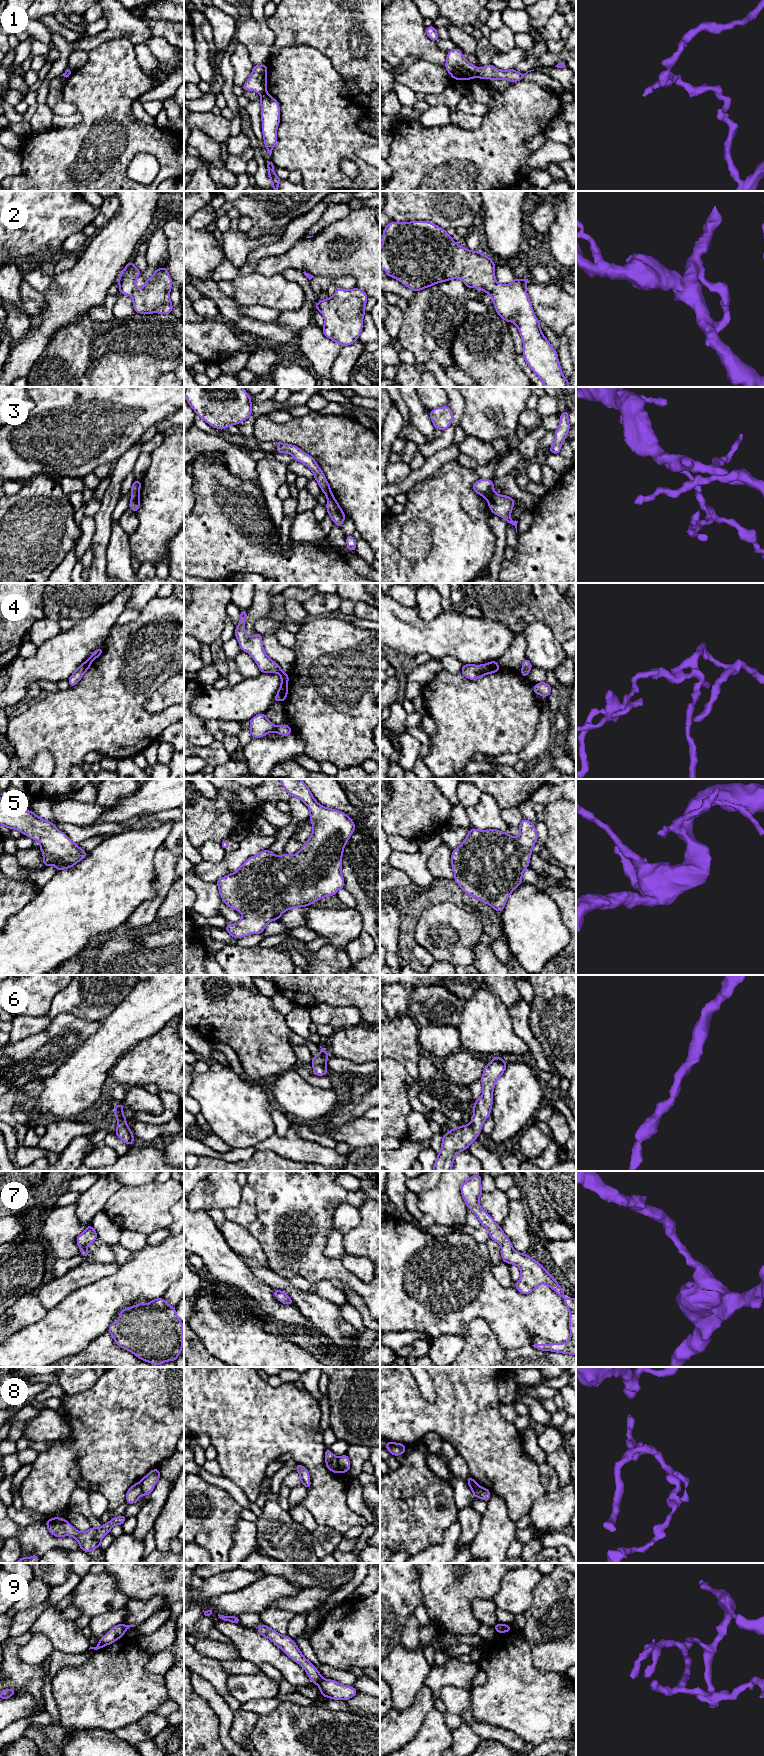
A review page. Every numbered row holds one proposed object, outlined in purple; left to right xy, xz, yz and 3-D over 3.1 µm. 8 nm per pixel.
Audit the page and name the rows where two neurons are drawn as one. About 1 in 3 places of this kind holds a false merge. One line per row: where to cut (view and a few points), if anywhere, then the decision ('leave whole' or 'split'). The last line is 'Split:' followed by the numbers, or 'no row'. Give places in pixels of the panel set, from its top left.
1: cut yz (476, 69), (478, 76); split
2: cut none; leave whole
3: cut yz (496, 494), (488, 500); split
4: cut xz (286, 673), (283, 678), (280, 700); split
5: cut none; leave whole
6: cut none; leave whole
7: cut none; leave whole
8: cut xz (336, 1458), (341, 1471); split
9: cut xz (322, 1678), (317, 1683); split
Split: 1, 3, 4, 8, 9

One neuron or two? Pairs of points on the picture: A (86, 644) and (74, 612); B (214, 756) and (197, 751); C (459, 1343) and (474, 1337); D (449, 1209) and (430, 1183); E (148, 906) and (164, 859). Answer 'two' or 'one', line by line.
A: two
B: one
C: two
D: two
E: one

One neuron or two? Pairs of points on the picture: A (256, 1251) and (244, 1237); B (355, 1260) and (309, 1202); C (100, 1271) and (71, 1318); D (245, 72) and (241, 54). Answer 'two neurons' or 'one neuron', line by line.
A: one neuron
B: two neurons
C: two neurons
D: one neuron

